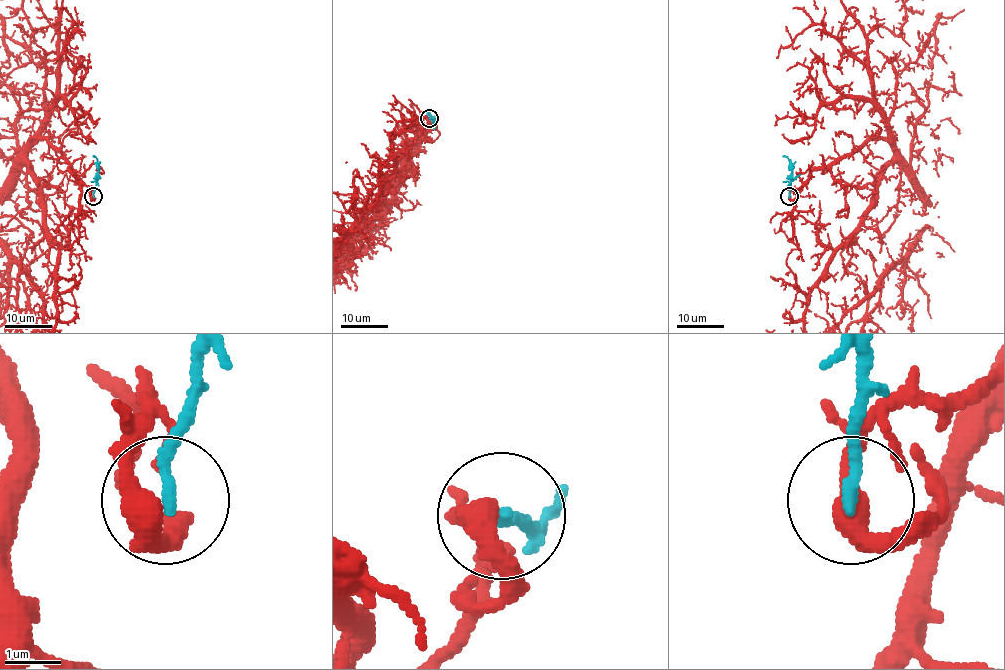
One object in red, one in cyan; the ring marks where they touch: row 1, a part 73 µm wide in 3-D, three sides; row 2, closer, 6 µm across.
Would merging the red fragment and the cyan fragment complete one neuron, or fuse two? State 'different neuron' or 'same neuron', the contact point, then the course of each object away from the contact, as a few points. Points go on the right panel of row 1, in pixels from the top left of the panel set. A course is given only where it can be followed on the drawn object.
different neuron; at (789, 196); cyan runs (789, 196), (791, 163), (782, 156)

